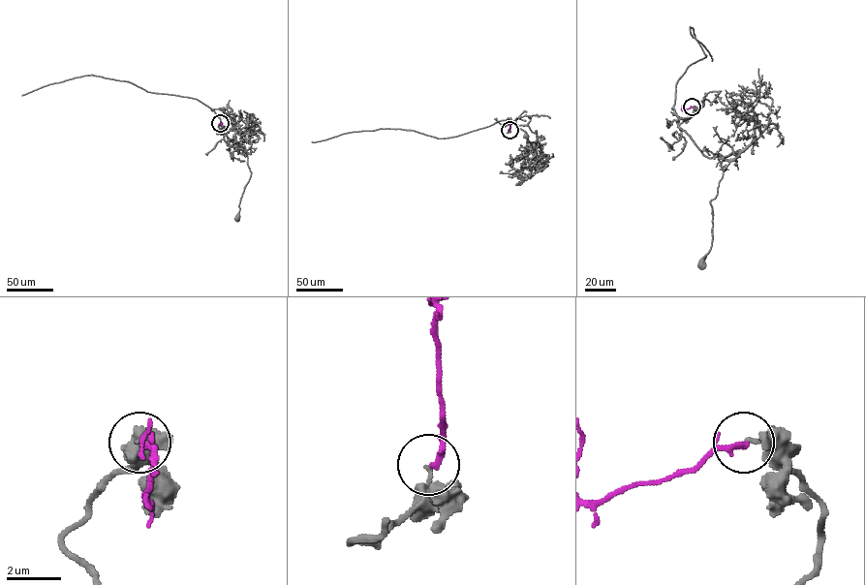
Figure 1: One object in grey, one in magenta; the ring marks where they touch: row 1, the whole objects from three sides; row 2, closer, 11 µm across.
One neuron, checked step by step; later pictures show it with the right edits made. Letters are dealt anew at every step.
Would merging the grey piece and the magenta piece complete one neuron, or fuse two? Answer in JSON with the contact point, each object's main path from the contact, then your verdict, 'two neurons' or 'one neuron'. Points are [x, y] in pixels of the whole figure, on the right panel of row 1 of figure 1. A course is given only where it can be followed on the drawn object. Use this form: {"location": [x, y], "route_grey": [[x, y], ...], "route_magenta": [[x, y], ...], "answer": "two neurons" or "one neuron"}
{"location": [692, 107], "route_grey": [[693, 107], [696, 113], [679, 117], [678, 126], [704, 155], [732, 160], [710, 200], [712, 241], [701, 263]], "route_magenta": [[693, 107], [683, 109], [681, 106]], "answer": "two neurons"}

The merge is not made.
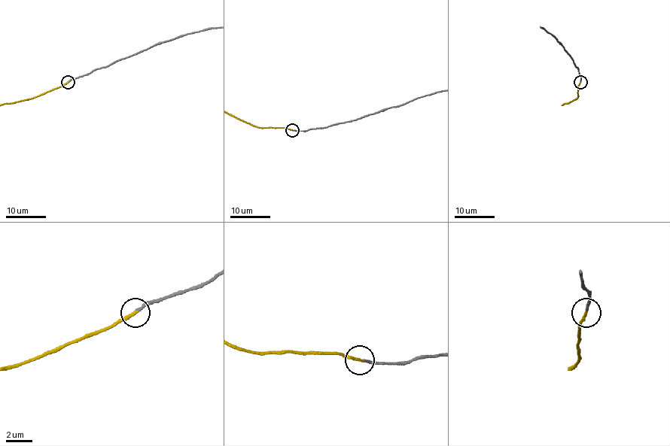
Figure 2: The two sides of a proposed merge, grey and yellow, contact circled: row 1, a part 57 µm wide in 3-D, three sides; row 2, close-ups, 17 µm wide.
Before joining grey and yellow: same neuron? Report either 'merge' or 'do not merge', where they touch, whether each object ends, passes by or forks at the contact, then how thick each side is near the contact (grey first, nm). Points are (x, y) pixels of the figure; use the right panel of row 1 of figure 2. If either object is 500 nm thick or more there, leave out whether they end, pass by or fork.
merge; place (580, 82); grey ends; yellow ends; calibres 180 and 240 nm

